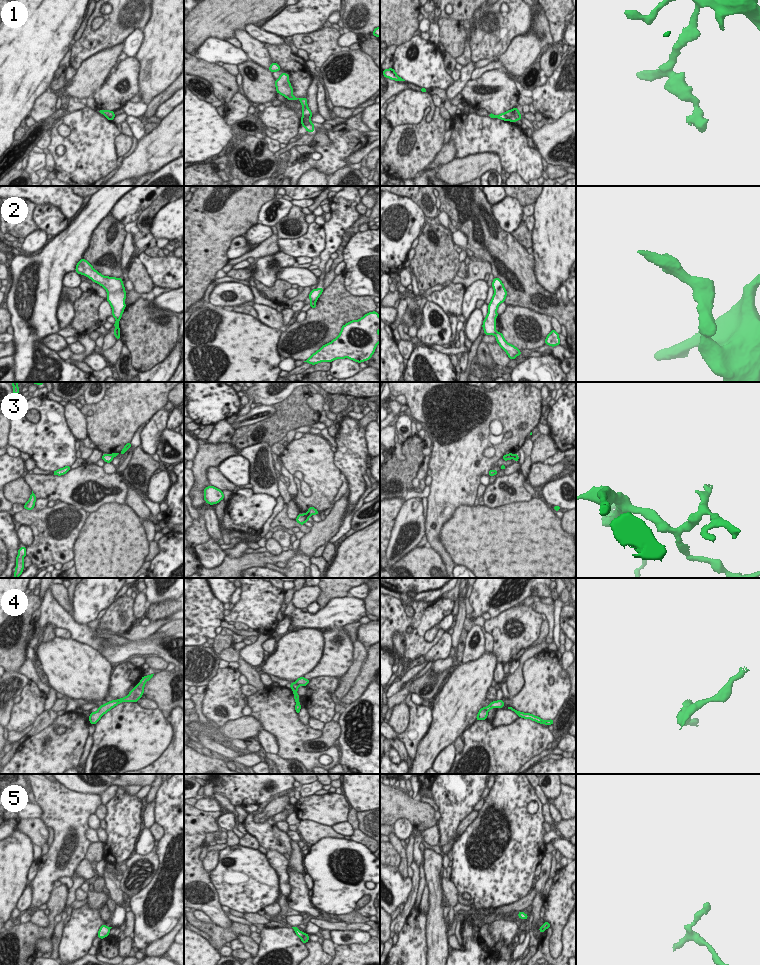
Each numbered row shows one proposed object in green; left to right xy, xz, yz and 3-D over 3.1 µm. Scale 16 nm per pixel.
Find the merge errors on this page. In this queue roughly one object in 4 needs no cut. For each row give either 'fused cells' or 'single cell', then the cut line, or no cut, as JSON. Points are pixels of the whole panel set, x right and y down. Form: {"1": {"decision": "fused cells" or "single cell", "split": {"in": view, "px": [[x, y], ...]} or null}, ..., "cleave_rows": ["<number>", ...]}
{"1": {"decision": "fused cells", "split": {"in": "xz", "px": [[302, 115], [310, 117]]}}, "2": {"decision": "fused cells", "split": {"in": "yz", "px": [[497, 331], [494, 334]]}}, "3": {"decision": "fused cells", "split": {"in": "xz", "px": [[307, 513], [309, 516]]}}, "4": {"decision": "fused cells", "split": {"in": "yz", "px": [[484, 707], [487, 711]]}}, "5": {"decision": "fused cells", "split": {"in": "xz", "px": [[305, 934], [300, 938]]}}, "cleave_rows": ["1", "2", "3", "4", "5"]}

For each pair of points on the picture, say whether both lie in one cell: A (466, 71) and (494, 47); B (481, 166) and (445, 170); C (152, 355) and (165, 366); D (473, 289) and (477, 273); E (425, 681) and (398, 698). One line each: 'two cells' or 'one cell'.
A: two cells
B: one cell
C: two cells
D: two cells
E: one cell

